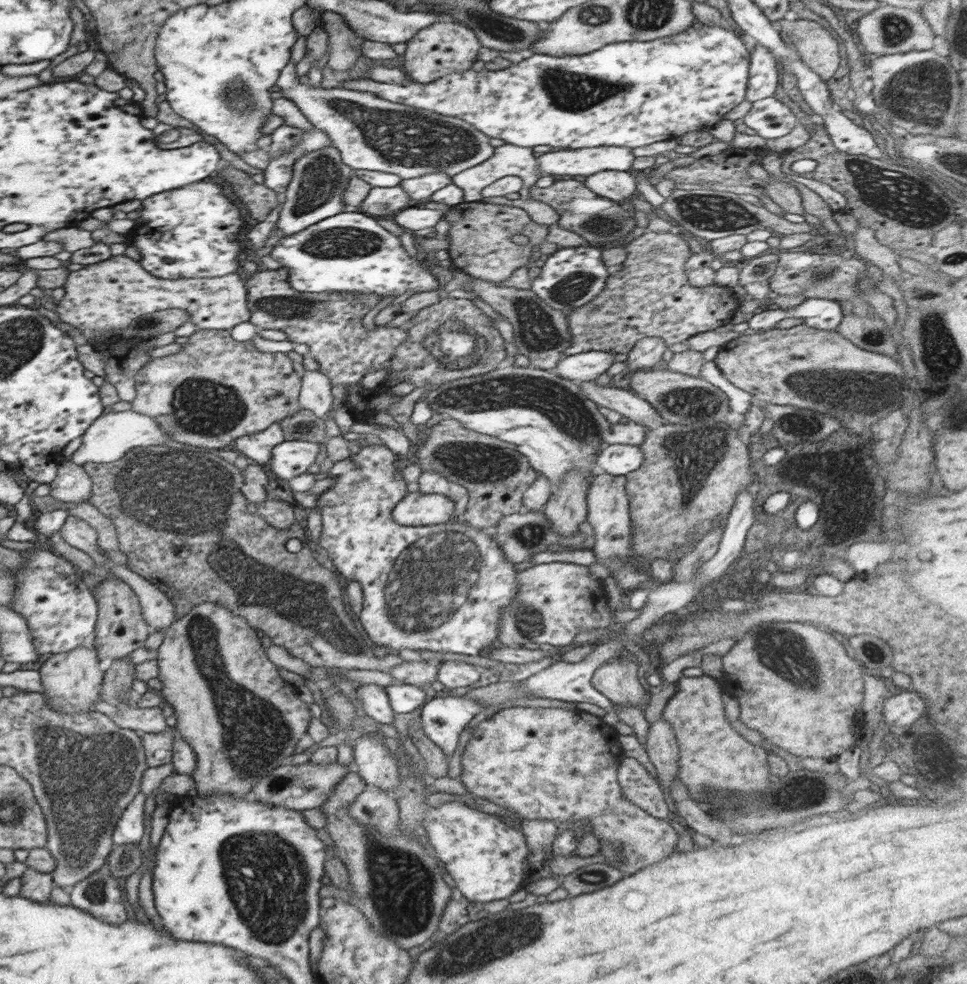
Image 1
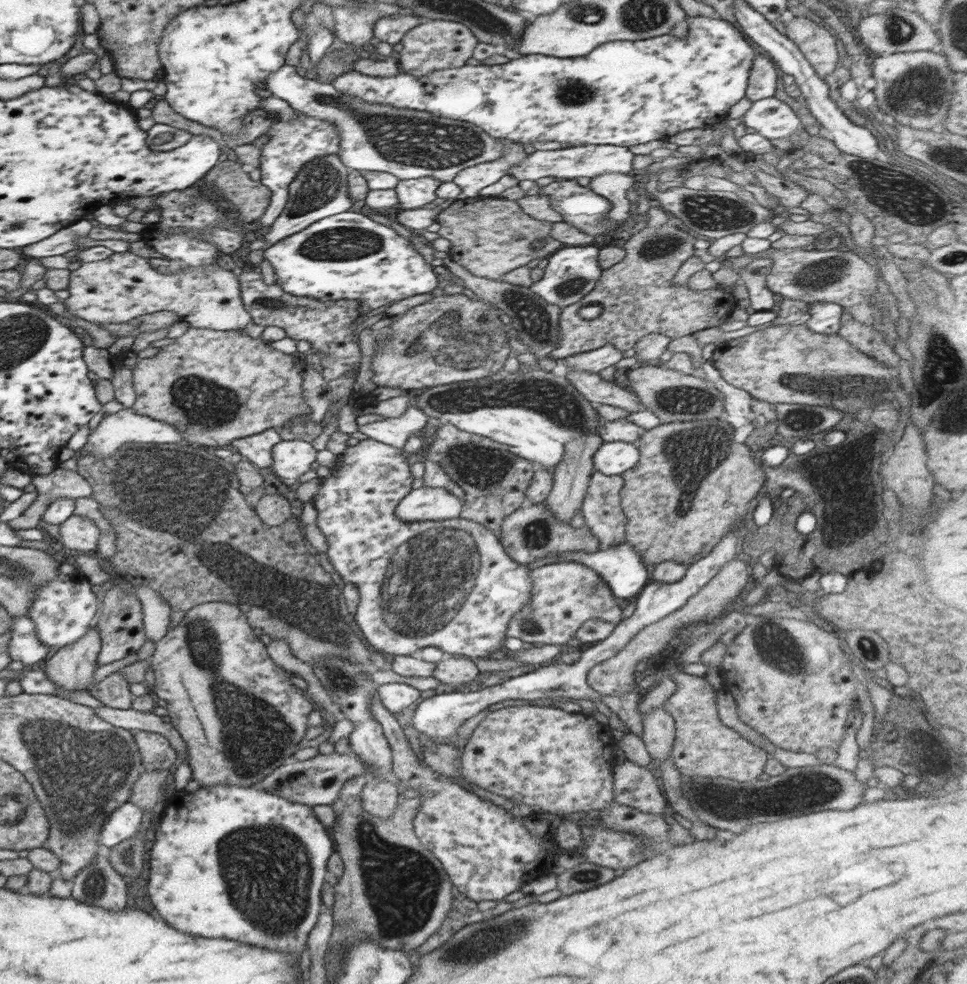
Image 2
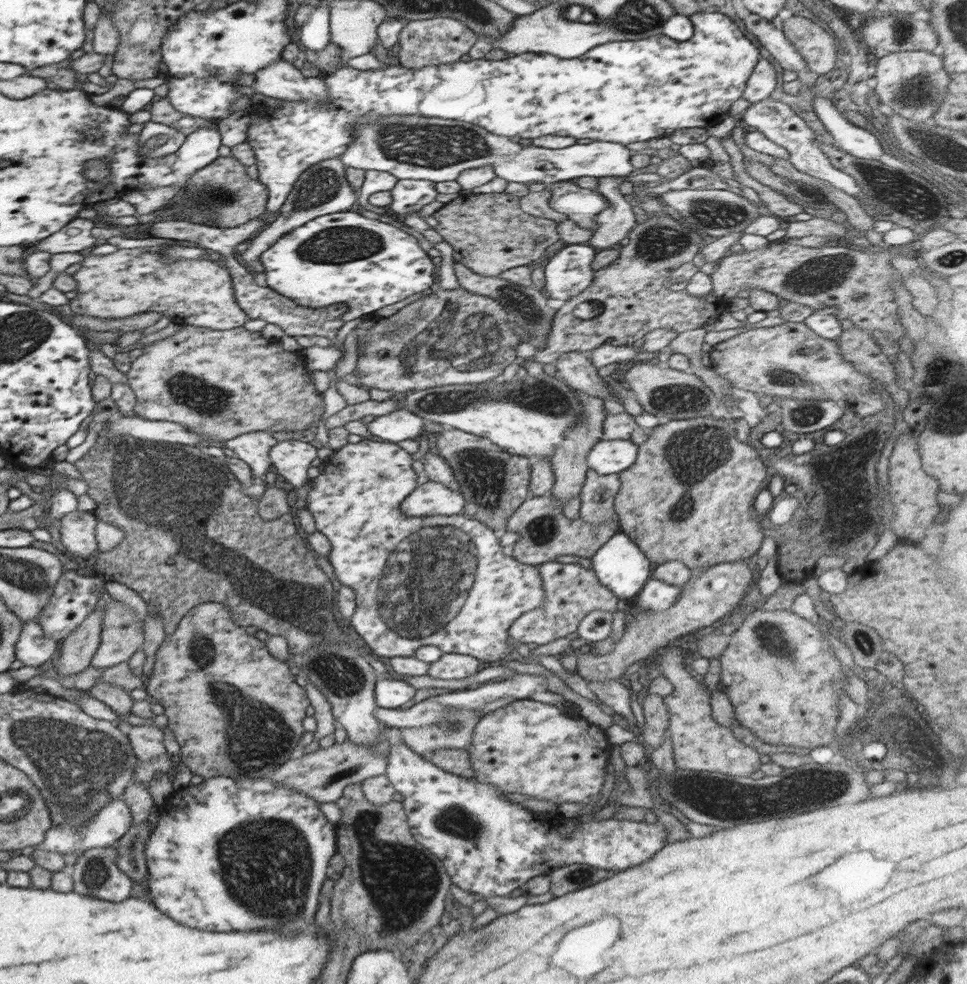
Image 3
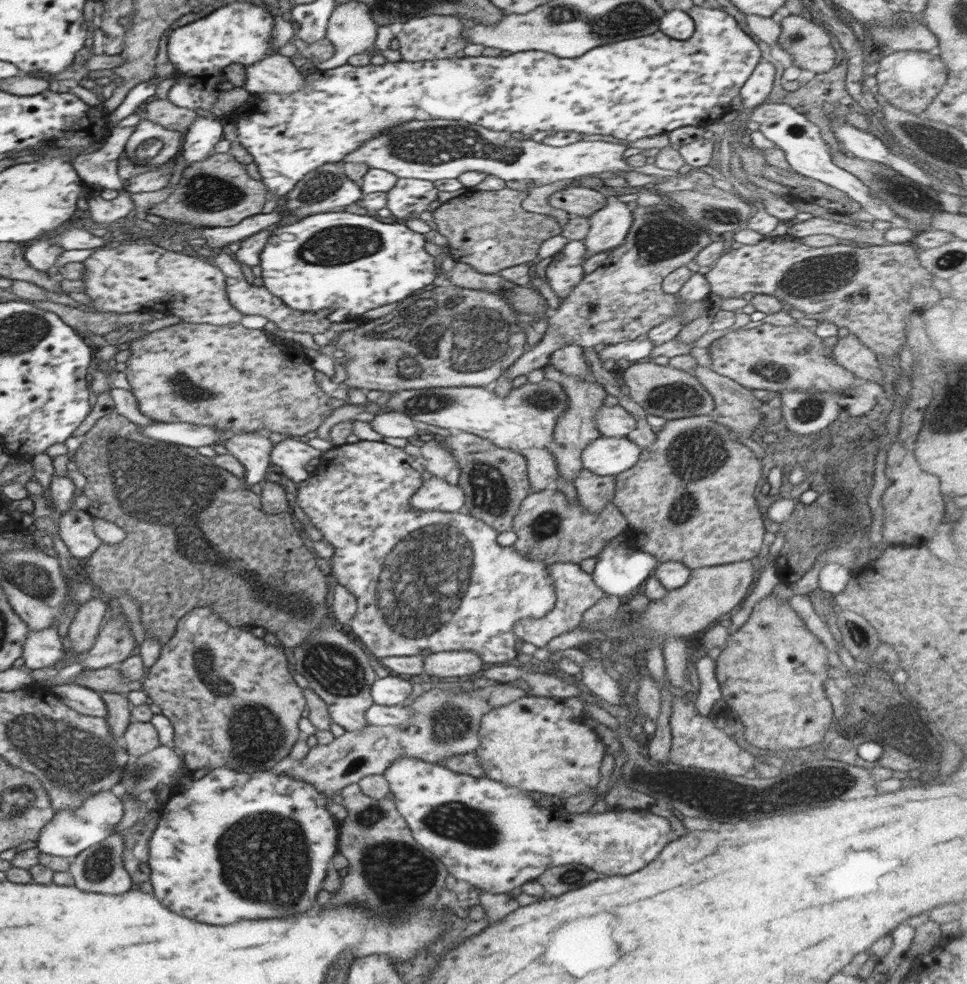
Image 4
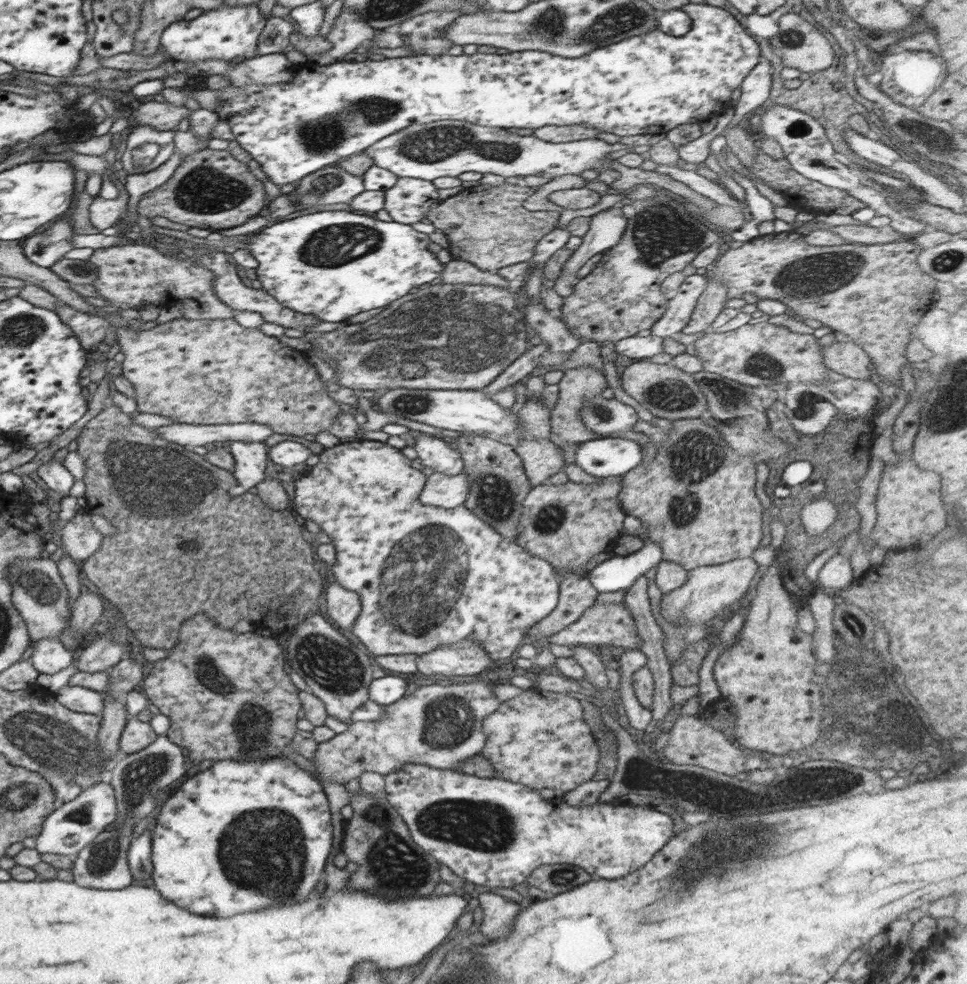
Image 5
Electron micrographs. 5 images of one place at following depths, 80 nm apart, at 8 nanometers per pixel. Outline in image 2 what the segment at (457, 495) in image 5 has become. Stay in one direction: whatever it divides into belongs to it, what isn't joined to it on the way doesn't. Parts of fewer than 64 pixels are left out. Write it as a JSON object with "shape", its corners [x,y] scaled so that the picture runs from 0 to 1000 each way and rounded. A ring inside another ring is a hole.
{"shape":[[[459,496],[426,497],[413,511],[408,522],[418,532],[463,529],[479,519],[479,509]]]}

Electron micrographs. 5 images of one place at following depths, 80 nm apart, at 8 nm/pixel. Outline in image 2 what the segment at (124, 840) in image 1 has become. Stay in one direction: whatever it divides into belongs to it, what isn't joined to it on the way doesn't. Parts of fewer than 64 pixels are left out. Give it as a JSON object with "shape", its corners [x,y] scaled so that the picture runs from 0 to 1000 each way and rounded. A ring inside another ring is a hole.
{"shape":[[[131,814],[123,819],[116,827],[111,828],[107,839],[103,839],[99,851],[102,860],[110,865],[127,854],[141,850],[141,846],[145,842],[147,828],[149,826],[146,821],[138,815]]]}

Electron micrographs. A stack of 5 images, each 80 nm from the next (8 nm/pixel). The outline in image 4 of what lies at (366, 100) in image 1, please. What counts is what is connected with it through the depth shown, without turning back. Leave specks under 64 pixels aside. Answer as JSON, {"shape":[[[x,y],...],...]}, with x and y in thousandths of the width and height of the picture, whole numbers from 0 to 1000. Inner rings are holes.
{"shape":[[[289,54],[280,55],[271,61],[253,68],[254,84],[250,87],[260,96],[273,93],[286,93],[287,96],[300,96],[308,93],[312,87],[315,87],[315,79],[310,76],[310,71],[300,63],[300,59]],[[461,121],[425,122],[400,130],[393,136],[382,140],[370,151],[358,158],[353,166],[376,165],[383,172],[389,171],[403,175],[407,179],[411,179],[412,182],[436,182],[445,185],[473,182],[476,177],[484,174],[505,175],[506,178],[516,179],[521,183],[556,183],[560,187],[571,187],[571,185],[585,183],[585,181],[599,184],[602,180],[620,177],[620,175],[634,175],[644,178],[649,174],[658,174],[695,183],[699,180],[707,180],[709,175],[713,174],[711,170],[706,175],[703,175],[699,173],[687,173],[687,171],[680,171],[677,167],[669,166],[664,170],[656,171],[645,161],[645,154],[647,154],[648,149],[643,147],[643,145],[618,142],[598,143],[585,148],[567,148],[566,146],[552,144],[550,141],[542,142],[542,144],[538,144],[538,142],[541,141],[529,140],[527,135],[521,133],[515,134],[492,126],[484,126],[480,123]]]}

